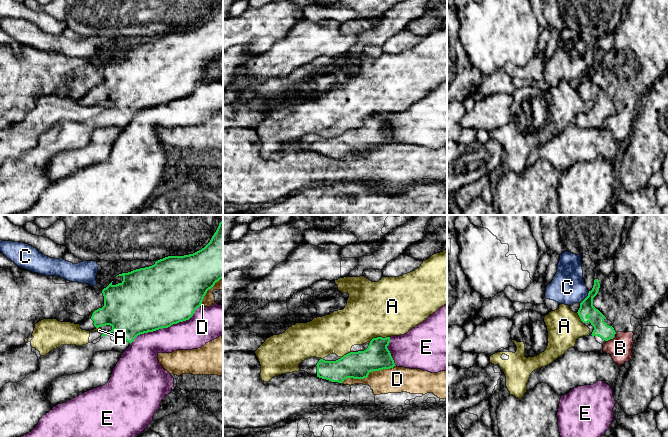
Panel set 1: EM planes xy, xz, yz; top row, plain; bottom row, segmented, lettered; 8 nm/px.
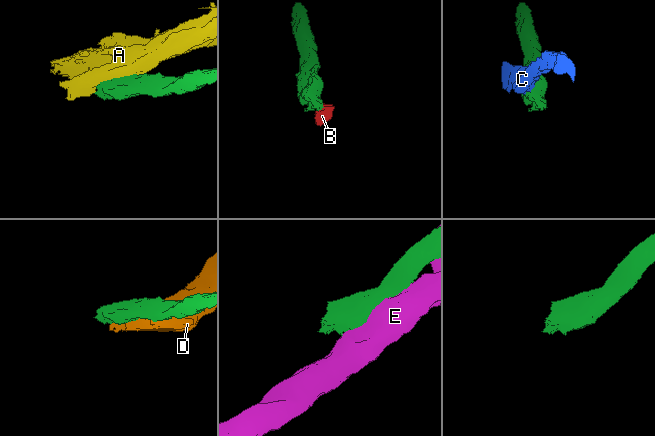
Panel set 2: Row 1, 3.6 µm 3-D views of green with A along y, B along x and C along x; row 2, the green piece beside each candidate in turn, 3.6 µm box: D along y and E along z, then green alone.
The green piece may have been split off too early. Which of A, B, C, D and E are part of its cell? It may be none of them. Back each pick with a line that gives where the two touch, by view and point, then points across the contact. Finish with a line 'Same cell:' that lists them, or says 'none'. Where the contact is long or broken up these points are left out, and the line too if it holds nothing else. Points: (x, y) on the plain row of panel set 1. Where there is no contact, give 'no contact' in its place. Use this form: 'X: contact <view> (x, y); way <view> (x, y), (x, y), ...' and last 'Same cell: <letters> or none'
Same cell: none

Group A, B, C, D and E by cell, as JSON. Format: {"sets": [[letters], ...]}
{"sets": [["A"], ["B", "D"], ["C"], ["E"]]}

